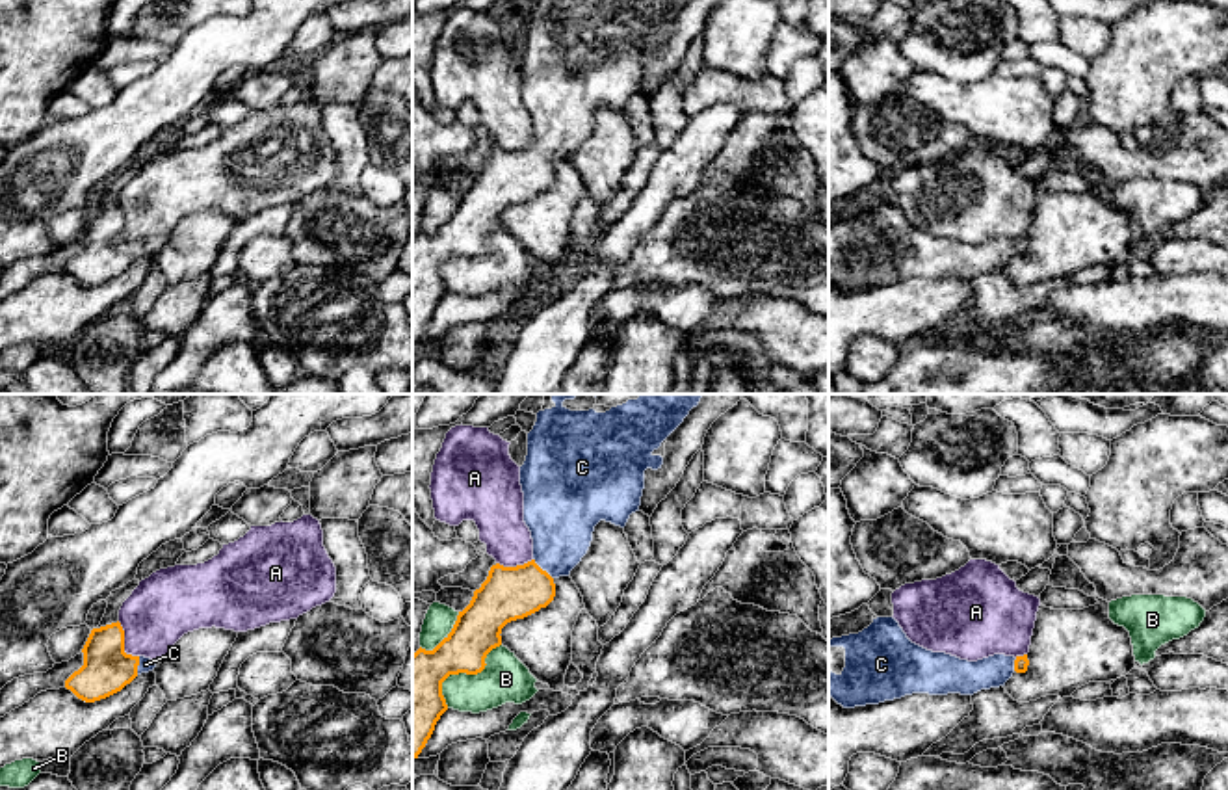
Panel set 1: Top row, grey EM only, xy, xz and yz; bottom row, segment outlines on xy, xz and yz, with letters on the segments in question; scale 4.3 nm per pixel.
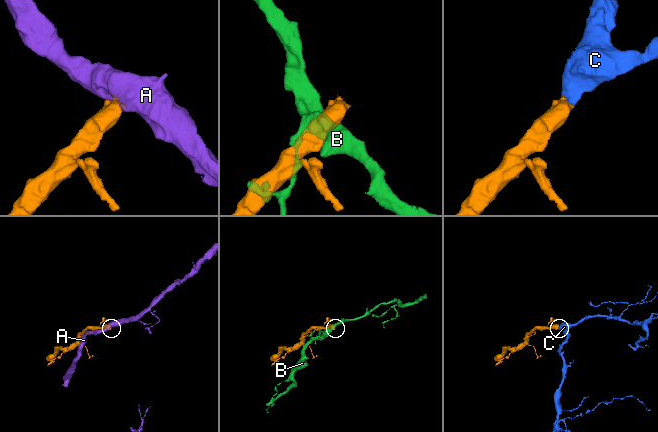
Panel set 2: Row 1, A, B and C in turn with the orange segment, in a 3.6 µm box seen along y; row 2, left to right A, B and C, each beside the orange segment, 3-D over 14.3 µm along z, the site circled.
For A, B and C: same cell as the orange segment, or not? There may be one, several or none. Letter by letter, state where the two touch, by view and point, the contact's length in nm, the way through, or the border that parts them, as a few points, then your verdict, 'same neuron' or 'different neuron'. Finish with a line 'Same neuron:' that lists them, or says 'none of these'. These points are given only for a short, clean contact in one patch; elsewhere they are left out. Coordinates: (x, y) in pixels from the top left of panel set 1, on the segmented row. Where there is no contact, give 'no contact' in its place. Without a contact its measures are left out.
A: contact xy (123, 644); length 180 nm; different neuron
B: contact xz (463, 671); length 360 nm; different neuron
C: contact xz (541, 569); length 130 nm; way xz (509, 593), (519, 592), (541, 569), (558, 549), (561, 515); same neuron
Same neuron: C

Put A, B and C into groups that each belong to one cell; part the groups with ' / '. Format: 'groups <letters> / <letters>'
groups A / B / C

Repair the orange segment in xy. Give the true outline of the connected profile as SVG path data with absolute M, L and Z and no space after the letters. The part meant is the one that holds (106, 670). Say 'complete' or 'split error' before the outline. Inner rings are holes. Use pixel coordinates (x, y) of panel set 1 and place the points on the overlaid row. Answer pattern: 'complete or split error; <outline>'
split error; M119 621L93 628L82 652L84 665L65 680L65 688L85 703L106 699L156 667L156 660L124 652Z

